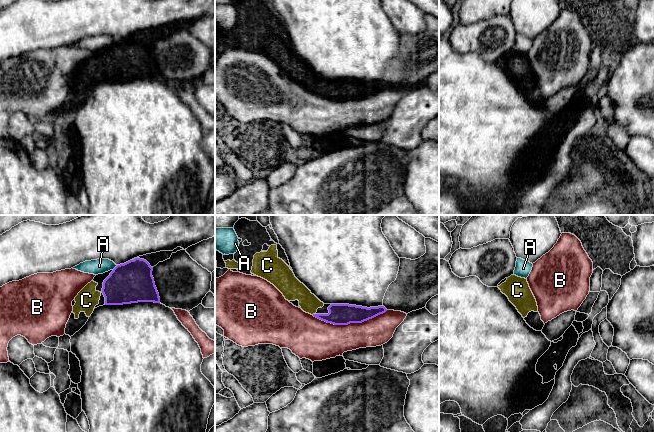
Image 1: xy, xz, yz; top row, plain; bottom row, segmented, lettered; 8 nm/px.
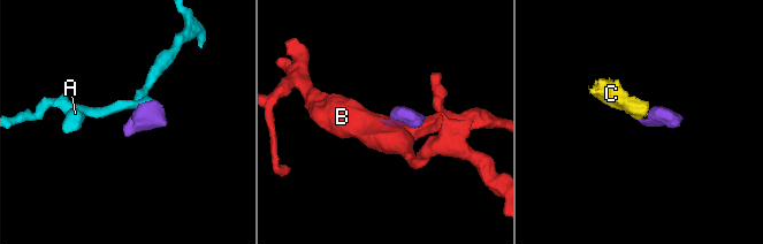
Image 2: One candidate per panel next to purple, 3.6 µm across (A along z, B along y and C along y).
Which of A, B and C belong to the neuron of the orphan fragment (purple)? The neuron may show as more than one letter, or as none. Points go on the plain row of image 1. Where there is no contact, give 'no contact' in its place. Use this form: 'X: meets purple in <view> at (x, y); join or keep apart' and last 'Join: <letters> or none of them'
A: meets purple in xy at (115, 43); keep apart
B: meets purple in xz at (349, 99); keep apart
C: meets purple in xz at (313, 90); join
Join: C

